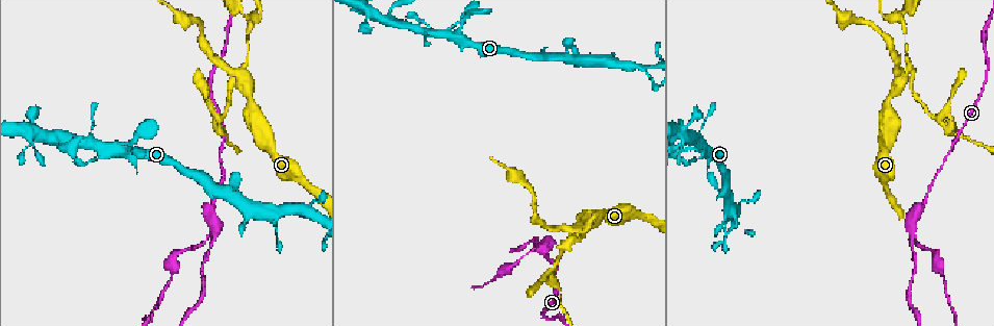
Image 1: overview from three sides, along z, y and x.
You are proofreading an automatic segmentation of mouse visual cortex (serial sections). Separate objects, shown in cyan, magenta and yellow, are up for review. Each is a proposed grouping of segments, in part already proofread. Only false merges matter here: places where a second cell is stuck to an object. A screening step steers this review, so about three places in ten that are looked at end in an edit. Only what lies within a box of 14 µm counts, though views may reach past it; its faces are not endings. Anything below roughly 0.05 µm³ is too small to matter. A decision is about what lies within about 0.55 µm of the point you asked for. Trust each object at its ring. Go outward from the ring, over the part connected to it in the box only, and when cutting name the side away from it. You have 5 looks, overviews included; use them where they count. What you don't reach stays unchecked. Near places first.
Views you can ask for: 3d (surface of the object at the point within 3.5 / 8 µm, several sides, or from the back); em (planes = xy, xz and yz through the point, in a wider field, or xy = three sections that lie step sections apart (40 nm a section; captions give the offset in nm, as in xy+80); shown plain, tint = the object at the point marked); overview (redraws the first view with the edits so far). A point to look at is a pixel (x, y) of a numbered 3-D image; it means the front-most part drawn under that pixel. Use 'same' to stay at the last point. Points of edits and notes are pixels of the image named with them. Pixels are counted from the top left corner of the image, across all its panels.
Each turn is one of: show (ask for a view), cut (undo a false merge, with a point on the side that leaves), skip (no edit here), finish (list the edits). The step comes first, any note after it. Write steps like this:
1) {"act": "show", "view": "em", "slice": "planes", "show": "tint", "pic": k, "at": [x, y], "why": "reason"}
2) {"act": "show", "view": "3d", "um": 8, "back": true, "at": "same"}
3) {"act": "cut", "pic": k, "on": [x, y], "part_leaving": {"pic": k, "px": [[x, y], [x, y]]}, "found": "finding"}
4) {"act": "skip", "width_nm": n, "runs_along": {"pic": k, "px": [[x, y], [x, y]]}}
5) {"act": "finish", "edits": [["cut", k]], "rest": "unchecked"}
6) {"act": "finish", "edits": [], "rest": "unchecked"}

{"act": "show", "view": "3d", "um": 3.5, "pic": 1, "at": [888, 121], "why": "thick turns thin"}

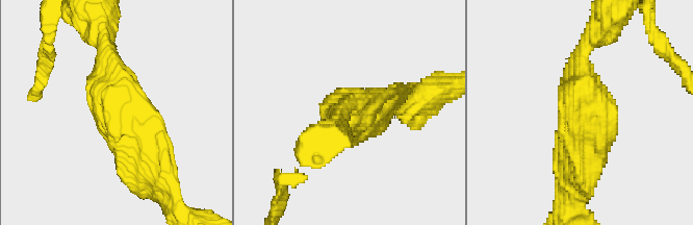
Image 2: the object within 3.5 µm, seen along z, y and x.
{"act": "show", "view": "em", "slice": "xy", "step": 1, "show": "tint", "pic": 2, "at": [364, 113], "why": "shape alone is not enough"}

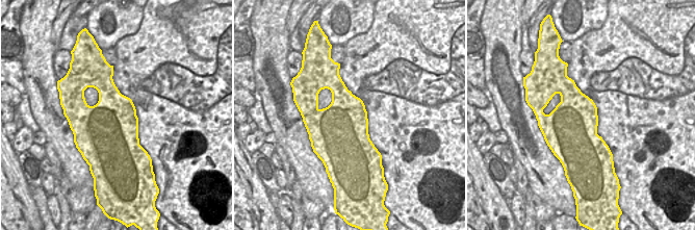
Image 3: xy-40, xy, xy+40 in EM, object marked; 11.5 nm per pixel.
{"act": "skip", "width_nm": 700, "runs_along": {"pic": 2, "px": [[154, 175], [103, 56]]}, "found": "all the same cell"}

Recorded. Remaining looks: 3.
{"act": "show", "view": "3d", "um": 8, "pic": 1, "at": [189, 20], "why": "arms part here"}

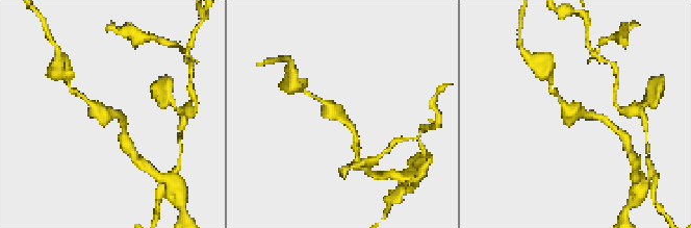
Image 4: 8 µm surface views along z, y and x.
{"act": "show", "view": "em", "slice": "xy", "step": 5, "show": "tint", "pic": 4, "at": [108, 113], "why": "need the tissue"}

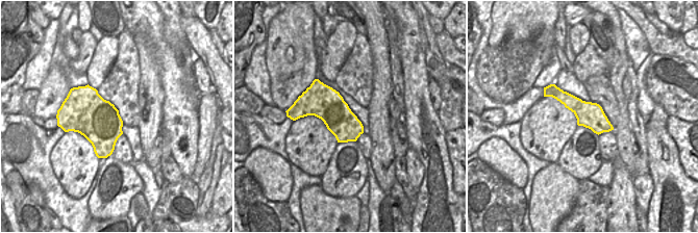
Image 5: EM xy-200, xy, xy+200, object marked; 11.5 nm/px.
{"act": "skip", "found": "continuous, no second cell"}

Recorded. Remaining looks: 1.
{"act": "finish", "edits": [], "rest": "unchecked"}

